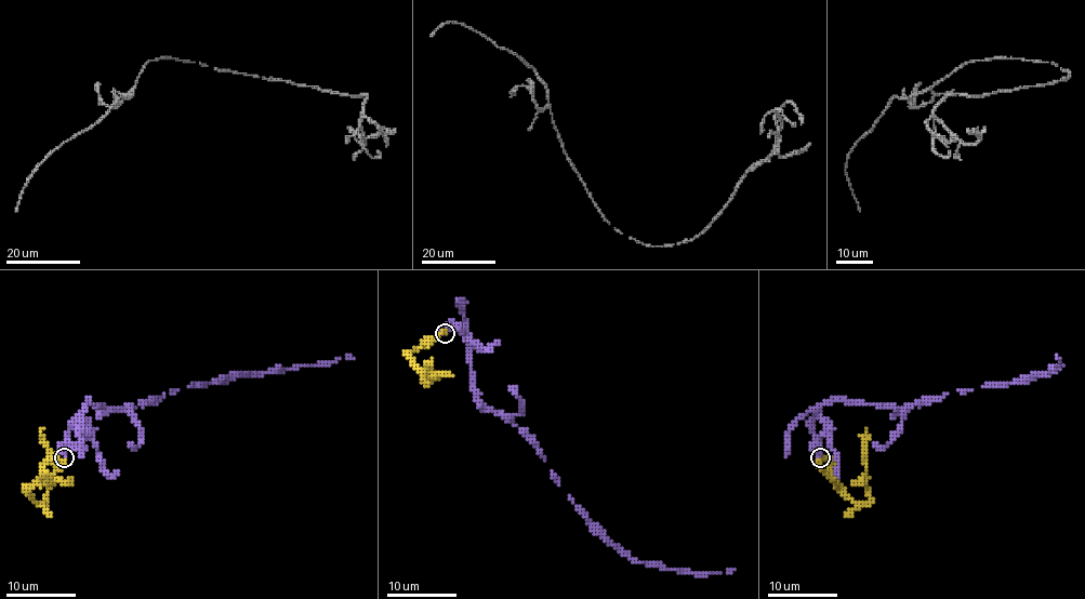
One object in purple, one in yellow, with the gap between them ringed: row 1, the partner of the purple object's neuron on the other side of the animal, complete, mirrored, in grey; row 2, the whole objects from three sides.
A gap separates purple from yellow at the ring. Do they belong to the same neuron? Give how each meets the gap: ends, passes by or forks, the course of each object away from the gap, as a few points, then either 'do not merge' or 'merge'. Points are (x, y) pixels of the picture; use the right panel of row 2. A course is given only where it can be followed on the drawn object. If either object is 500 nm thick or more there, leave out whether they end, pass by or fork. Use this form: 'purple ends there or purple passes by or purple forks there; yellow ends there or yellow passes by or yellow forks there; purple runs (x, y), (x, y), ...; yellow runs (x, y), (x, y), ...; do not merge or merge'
purple ends there; yellow ends there; purple runs (820, 455), (812, 415), (835, 399), (888, 407), (916, 404), (1048, 373), (1060, 364), (1055, 357); yellow runs (820, 460), (820, 469), (857, 505), (867, 503), (867, 429); merge

